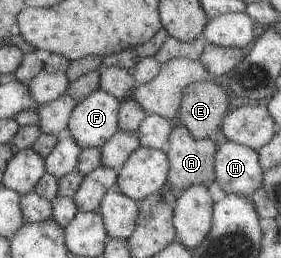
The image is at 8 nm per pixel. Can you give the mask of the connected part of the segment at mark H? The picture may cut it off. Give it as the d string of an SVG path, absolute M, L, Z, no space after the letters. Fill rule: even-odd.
M227 140L216 146L213 154L213 182L223 192L249 199L253 191L259 188L262 174L255 149Z

